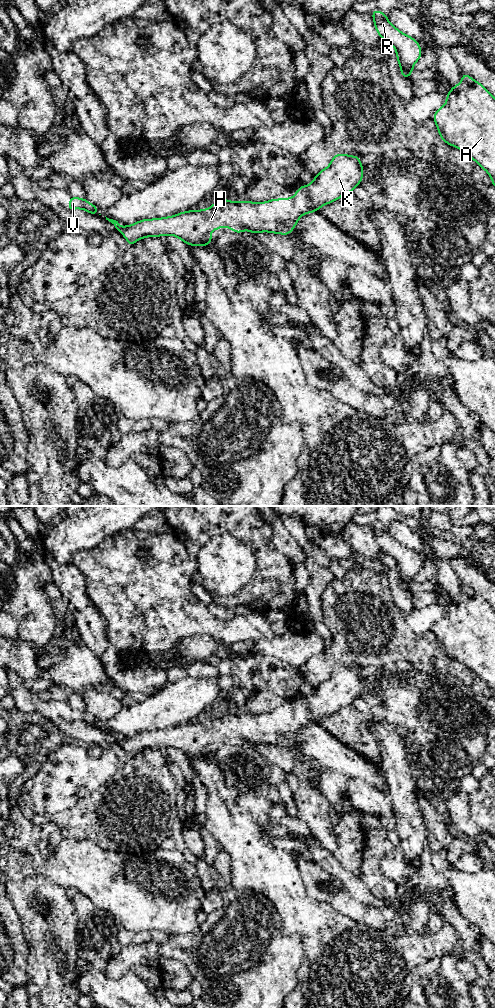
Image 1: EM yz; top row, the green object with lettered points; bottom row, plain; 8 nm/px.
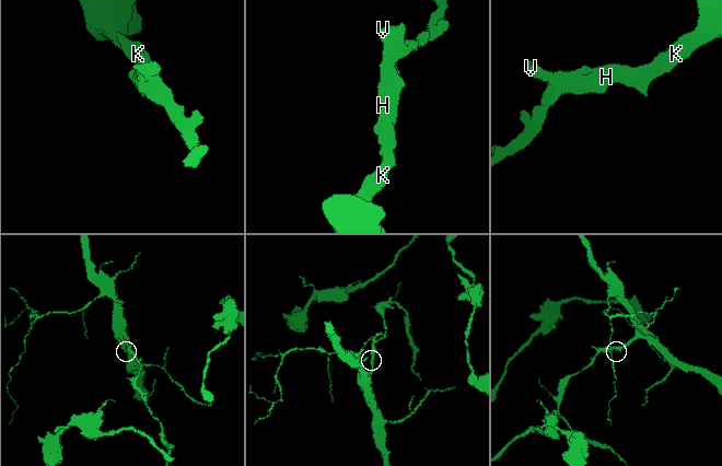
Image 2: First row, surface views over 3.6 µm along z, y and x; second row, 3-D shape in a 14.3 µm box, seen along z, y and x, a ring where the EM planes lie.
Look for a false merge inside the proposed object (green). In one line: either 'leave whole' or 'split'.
leave whole

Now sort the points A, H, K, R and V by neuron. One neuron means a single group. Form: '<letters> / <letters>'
A H K R V

